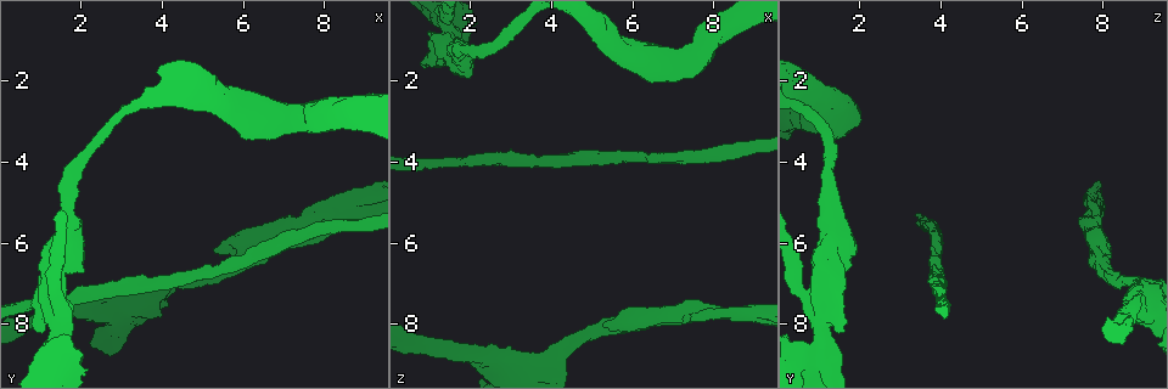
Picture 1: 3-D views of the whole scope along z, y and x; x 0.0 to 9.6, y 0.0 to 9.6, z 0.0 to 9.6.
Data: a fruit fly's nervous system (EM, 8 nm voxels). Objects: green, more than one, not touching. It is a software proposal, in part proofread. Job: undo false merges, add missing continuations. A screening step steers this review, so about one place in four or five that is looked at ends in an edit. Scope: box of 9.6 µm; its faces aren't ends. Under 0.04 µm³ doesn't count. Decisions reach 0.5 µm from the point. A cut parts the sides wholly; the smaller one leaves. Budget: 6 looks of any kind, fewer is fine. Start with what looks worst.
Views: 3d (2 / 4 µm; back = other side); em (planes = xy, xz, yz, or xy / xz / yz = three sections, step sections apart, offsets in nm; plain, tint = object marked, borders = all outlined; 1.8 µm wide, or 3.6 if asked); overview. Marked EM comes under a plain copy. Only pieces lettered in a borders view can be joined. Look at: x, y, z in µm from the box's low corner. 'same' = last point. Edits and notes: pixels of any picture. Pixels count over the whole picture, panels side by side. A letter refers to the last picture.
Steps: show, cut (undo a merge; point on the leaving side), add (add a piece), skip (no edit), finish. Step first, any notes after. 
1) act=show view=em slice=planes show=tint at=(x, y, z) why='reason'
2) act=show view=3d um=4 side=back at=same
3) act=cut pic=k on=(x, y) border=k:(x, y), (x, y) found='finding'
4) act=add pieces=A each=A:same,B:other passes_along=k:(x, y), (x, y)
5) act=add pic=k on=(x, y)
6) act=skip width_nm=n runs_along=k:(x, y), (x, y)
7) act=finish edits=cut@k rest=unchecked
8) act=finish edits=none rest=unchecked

act=show view=em um=3.6 slice=yz step=4 show=tint at=(1.50, 7.20, 0.90)

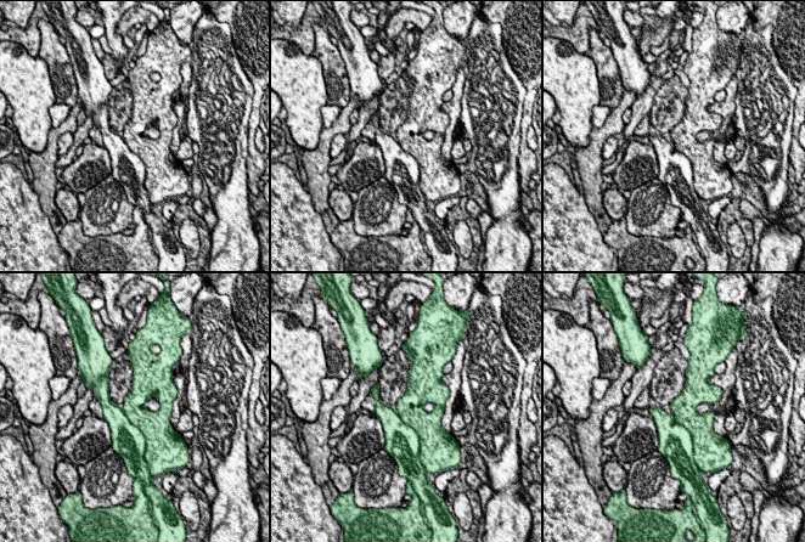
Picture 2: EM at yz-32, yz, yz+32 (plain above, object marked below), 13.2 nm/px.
act=show view=em um=3.6 slice=planes show=borders at=same

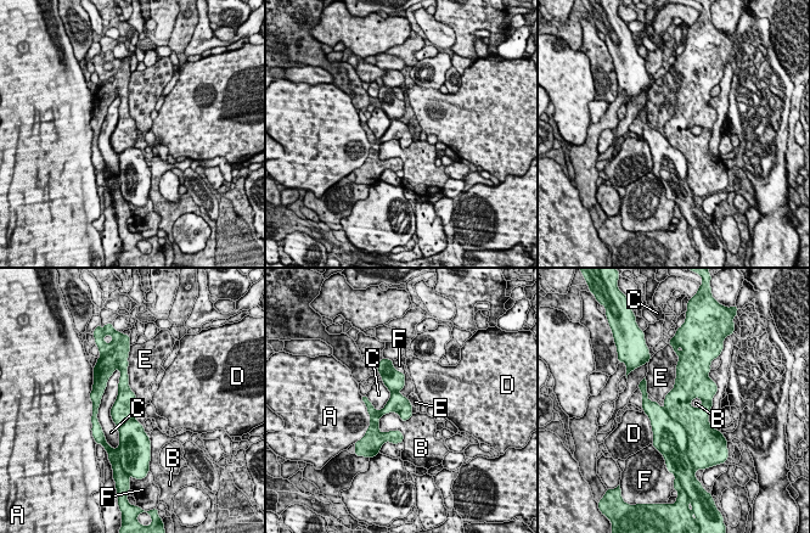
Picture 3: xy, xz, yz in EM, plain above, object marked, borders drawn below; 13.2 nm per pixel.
act=cut pic=3 on=(669, 437) each=A:other,B:other,C:other,D:other,E:other,F:other border=3:(664, 409), (684, 428), (687, 444) found='a second neuron is stuck on'

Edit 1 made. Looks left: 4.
act=show view=em slice=planes show=borders at=(8.50, 5.10, 7.80) why='branch point'

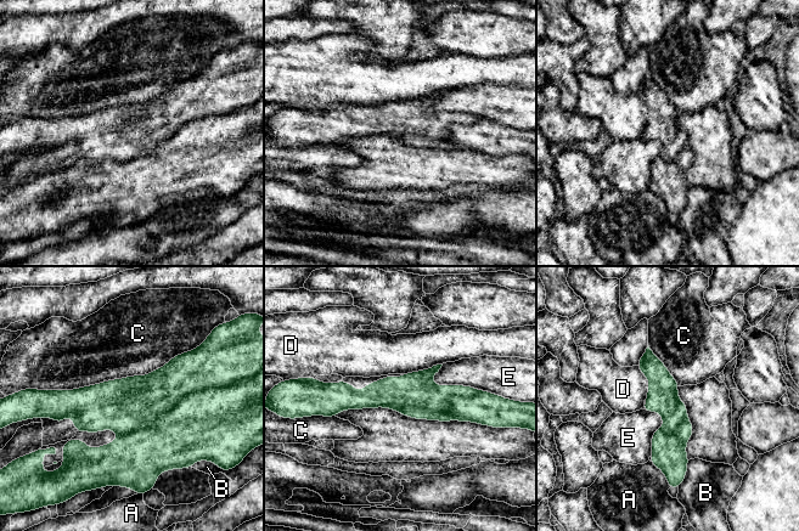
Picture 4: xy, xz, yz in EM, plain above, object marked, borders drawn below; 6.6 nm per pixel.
act=cut pic=4 on=(130, 401) each=A:other,B:other,C:other,D:other,E:other part_leaving=4:(472, 390), (327, 396) found='a second neuron is stuck on'

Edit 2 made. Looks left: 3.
act=show view=3d um=4 side=back at=(3.65, 7.25, 9.05) why='calibre changes'

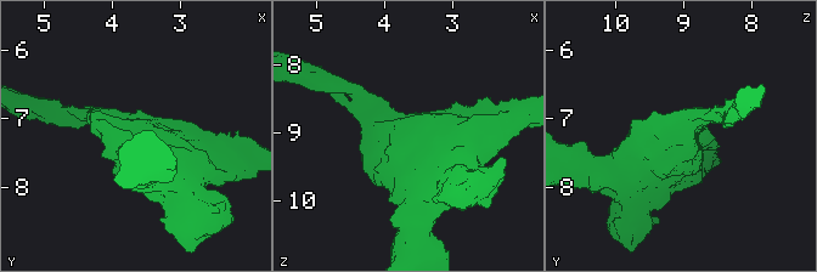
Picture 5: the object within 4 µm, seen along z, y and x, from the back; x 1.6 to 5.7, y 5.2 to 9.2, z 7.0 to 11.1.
act=show view=em um=3.6 slice=yz step=4 show=tint at=(3.65, 7.25, 9.10) why='shape alone is not enough'

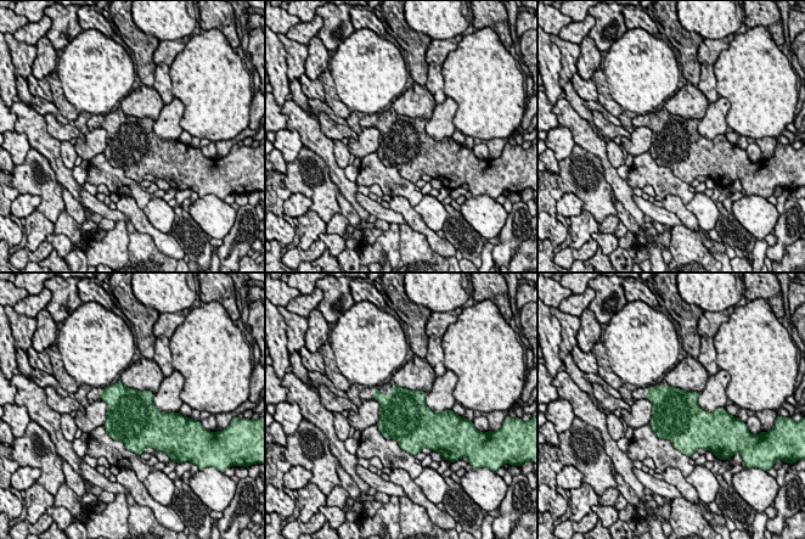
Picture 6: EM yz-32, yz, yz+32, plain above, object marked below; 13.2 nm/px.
act=show view=em um=3.6 slice=planes show=borders at=same

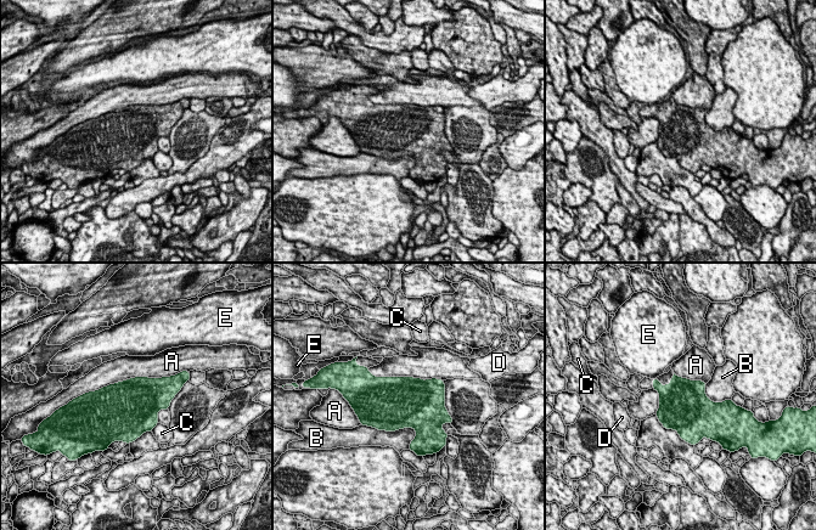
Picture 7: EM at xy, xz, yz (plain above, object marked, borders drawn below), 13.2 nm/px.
act=skip width_nm=650 each=A:other,B:other,C:other,D:other,E:other border=7:(170, 375), (129, 377), (95, 390) found='continuous, no second neuron'

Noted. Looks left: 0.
act=finish edits=cut@3,cut@4 rest=unchecked

